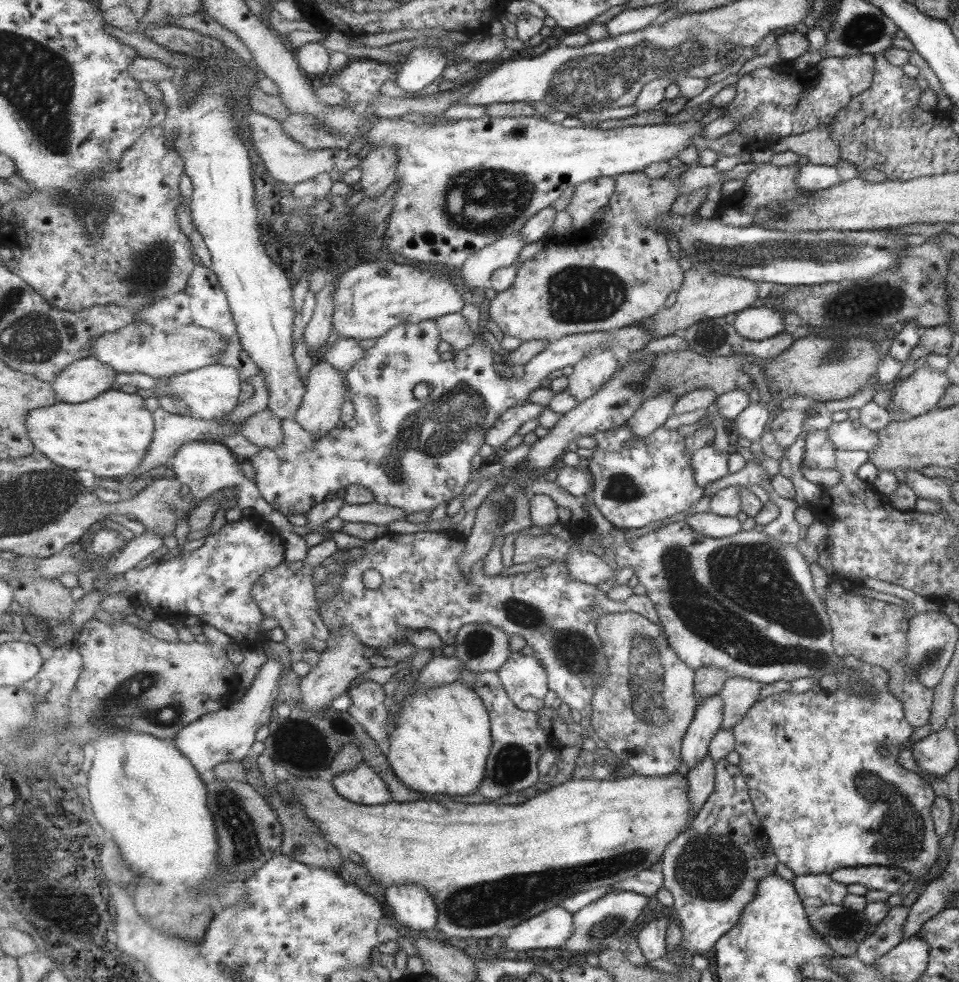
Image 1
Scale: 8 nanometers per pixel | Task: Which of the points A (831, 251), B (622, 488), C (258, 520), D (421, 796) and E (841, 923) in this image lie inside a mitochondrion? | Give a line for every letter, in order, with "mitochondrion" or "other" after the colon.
A: mitochondrion
B: mitochondrion
C: other
D: other
E: mitochondrion

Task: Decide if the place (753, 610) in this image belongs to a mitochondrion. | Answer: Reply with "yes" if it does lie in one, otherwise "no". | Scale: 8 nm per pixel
yes

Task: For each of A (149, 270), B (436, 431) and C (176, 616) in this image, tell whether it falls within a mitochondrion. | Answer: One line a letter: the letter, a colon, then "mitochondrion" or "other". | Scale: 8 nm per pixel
A: mitochondrion
B: mitochondrion
C: other

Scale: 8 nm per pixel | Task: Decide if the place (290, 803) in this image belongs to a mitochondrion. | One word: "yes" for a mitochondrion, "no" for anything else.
yes

